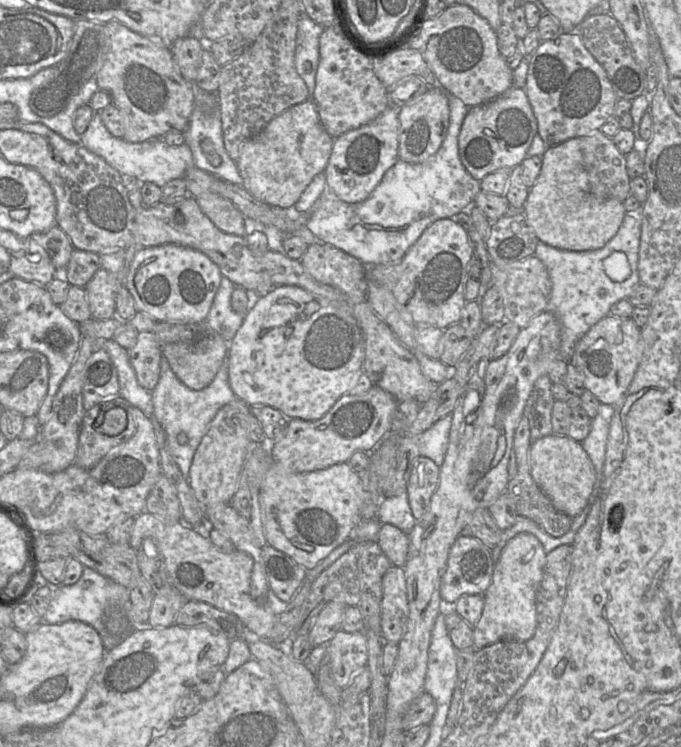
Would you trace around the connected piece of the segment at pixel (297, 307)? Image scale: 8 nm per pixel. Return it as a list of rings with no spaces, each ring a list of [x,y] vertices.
[[[284,285],[272,288],[261,294],[257,301],[250,306],[244,316],[244,321],[228,344],[228,376],[229,384],[236,398],[245,402],[249,407],[270,406],[278,409],[287,418],[297,418],[305,421],[315,421],[322,418],[343,395],[347,394],[355,385],[357,378],[363,373],[365,360],[365,338],[356,319],[345,303],[332,303],[331,301],[295,285]]]

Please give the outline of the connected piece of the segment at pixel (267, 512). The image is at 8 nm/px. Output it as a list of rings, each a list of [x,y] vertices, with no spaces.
[[[272,461],[260,491],[267,544],[291,557],[305,570],[311,570],[353,535],[360,522],[362,502],[360,477],[347,462],[295,474]]]

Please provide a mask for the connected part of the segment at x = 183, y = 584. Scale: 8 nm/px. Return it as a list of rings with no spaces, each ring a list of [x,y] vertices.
[[[143,512],[135,517],[129,544],[133,550],[137,550],[146,537],[154,539],[162,554],[169,583],[187,600],[204,602],[235,614],[247,630],[266,639],[273,627],[275,611],[270,602],[258,603],[250,595],[253,560],[248,554],[238,550],[222,552],[211,543],[205,531],[193,529],[182,520],[166,522],[153,514]]]

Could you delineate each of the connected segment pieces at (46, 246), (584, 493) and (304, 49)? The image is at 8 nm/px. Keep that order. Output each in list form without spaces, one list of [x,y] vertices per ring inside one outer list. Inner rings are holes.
[[[55,225],[46,232],[33,233],[29,239],[45,250],[58,271],[65,269],[74,247],[63,229]]]
[[[554,433],[539,438],[531,443],[529,465],[534,481],[558,511],[573,518],[590,503],[590,496],[596,483],[596,473],[591,459],[580,442],[568,435]]]
[[[301,13],[298,21],[296,37],[295,68],[300,77],[304,80],[309,96],[314,94],[316,87],[316,72],[319,64],[319,39],[324,27],[312,20],[306,13]],[[304,63],[312,64],[310,72],[304,70]]]

